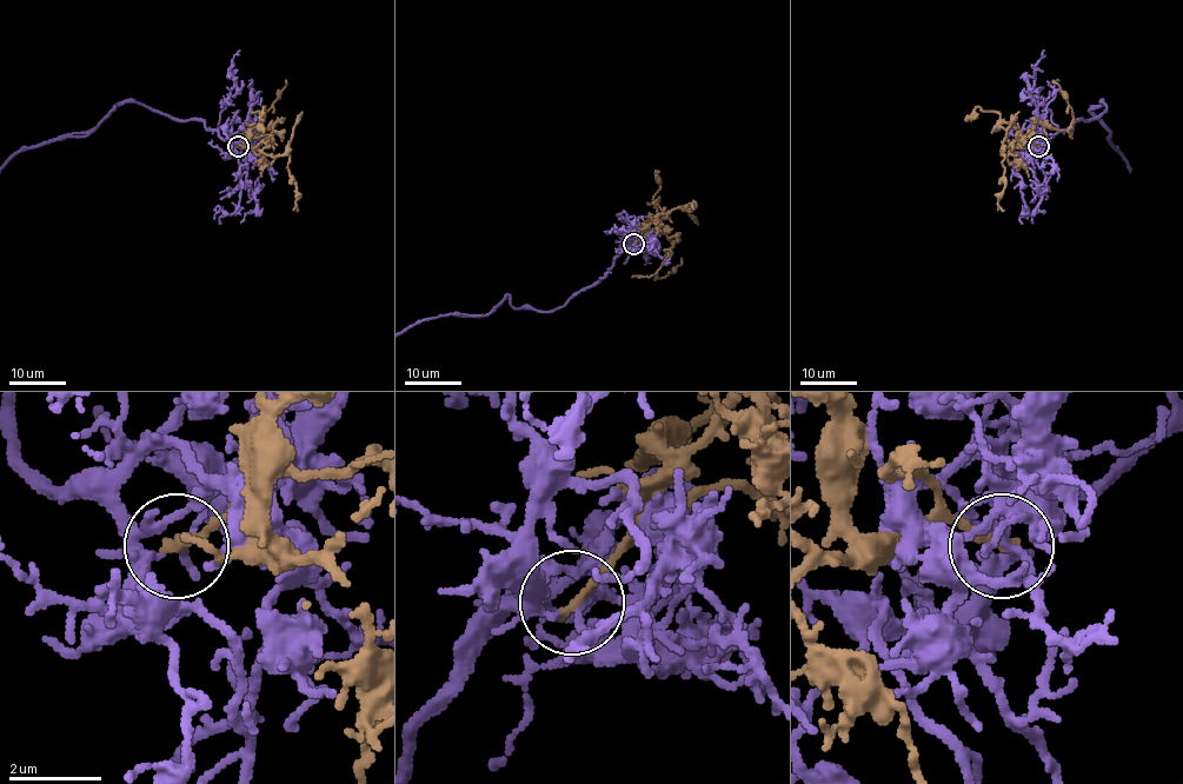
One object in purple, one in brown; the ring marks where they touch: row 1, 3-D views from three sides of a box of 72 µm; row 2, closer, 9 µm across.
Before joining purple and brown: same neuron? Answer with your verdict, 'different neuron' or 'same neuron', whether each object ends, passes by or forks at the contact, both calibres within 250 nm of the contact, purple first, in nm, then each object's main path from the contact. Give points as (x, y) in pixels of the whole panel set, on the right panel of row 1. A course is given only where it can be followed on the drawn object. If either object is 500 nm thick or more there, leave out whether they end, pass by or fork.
different neuron; purple ends; brown ends; calibres 170 and 240 nm; course brown (1038, 146), (1024, 137), (1032, 127), (1047, 123), (1067, 130), (1074, 119), (1065, 93), (1052, 81)

